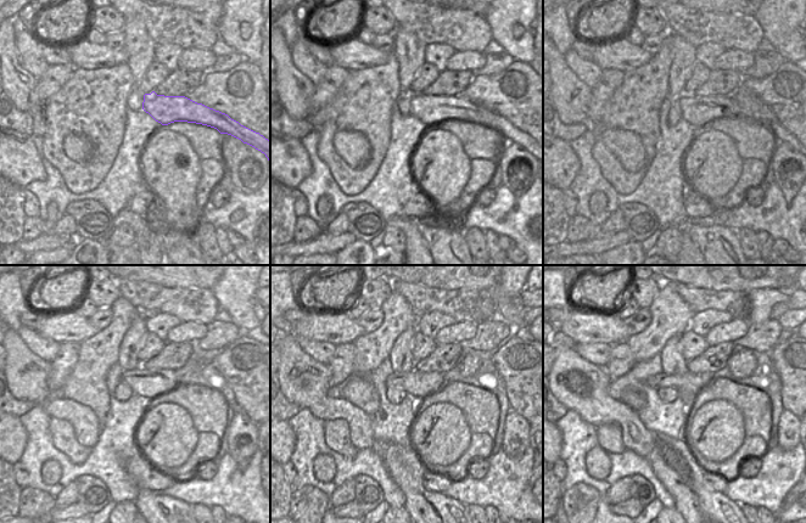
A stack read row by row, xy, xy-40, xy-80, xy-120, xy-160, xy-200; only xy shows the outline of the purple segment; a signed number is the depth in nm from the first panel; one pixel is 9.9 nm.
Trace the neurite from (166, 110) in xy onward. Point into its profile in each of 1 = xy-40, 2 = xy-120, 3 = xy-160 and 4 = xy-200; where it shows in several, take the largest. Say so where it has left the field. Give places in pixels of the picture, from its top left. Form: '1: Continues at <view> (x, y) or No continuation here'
1: Continues at xy-40 (434, 110)
2: Continues at xy-120 (151, 384)
3: Continues at xy-160 (420, 384)
4: Continues at xy-200 (695, 382)

